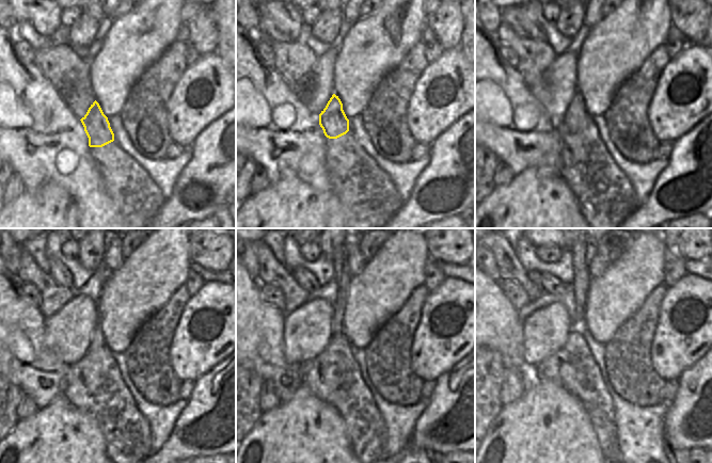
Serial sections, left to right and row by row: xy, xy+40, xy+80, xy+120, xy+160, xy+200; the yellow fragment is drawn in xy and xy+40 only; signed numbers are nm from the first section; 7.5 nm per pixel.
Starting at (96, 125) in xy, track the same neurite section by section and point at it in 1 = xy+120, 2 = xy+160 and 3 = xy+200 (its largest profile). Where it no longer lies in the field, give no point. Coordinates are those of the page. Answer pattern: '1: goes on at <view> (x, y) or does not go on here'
1: goes on at xy+120 (97, 340)
2: goes on at xy+160 (342, 274)
3: goes on at xy+200 (581, 275)

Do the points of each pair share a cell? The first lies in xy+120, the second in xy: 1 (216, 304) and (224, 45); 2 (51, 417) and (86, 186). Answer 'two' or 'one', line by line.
1: two
2: two

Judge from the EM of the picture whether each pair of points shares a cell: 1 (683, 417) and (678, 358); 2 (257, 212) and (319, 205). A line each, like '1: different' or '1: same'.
1: different
2: same

